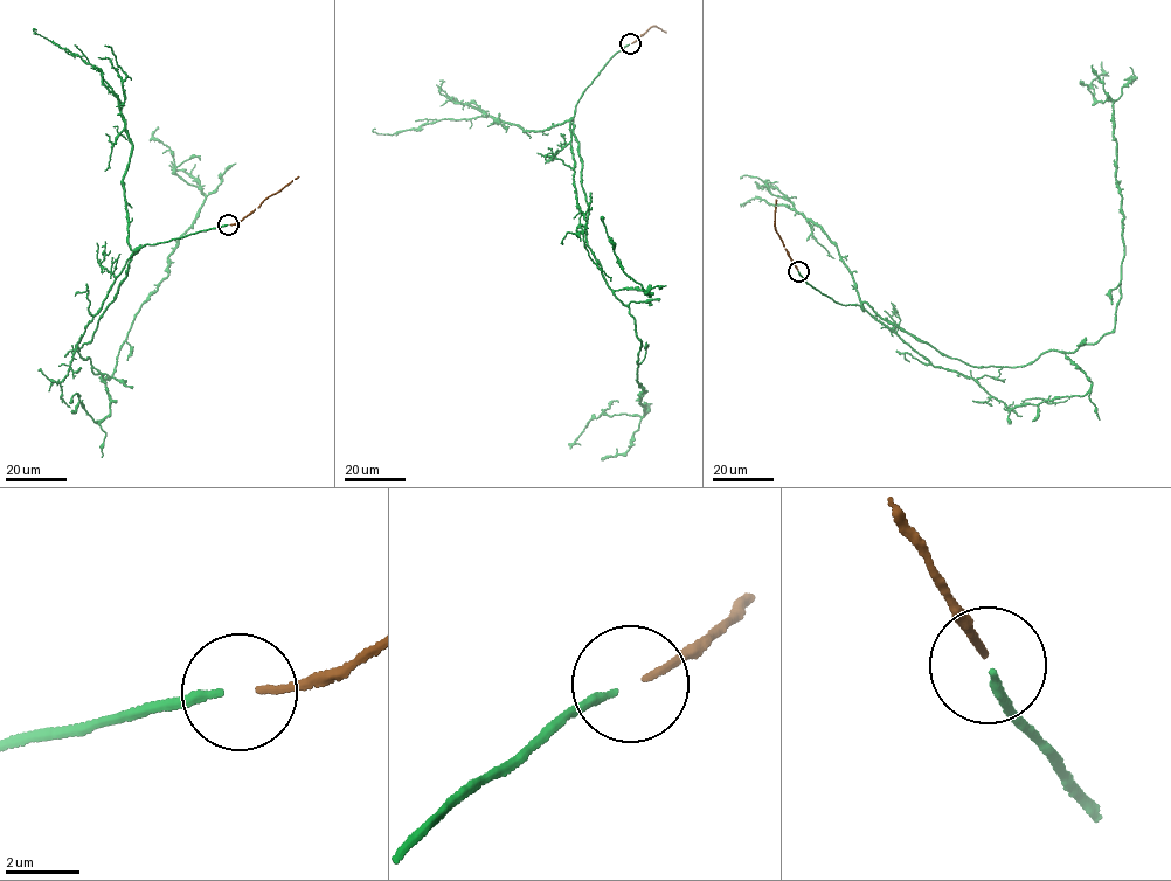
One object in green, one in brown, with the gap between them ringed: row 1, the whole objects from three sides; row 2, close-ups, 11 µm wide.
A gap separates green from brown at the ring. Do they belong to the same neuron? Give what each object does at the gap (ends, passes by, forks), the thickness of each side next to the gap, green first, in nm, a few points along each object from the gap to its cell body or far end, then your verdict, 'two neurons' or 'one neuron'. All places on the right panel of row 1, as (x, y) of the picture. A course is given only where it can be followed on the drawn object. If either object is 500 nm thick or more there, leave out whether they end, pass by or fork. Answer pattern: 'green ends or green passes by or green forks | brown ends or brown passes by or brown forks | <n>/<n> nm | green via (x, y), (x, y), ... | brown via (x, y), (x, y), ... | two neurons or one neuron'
green ends | brown ends | 220/190 nm | green via (798, 271), (972, 366), (1094, 344), (1114, 327), (1124, 247), (1114, 103), (1092, 87), (1101, 61) | brown via (797, 270), (775, 229), (776, 200) | one neuron

